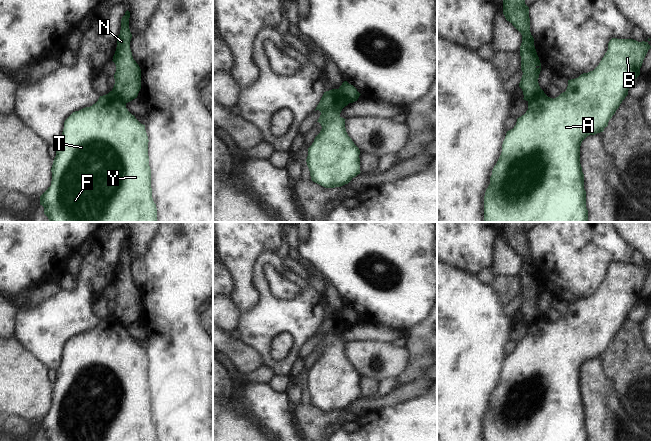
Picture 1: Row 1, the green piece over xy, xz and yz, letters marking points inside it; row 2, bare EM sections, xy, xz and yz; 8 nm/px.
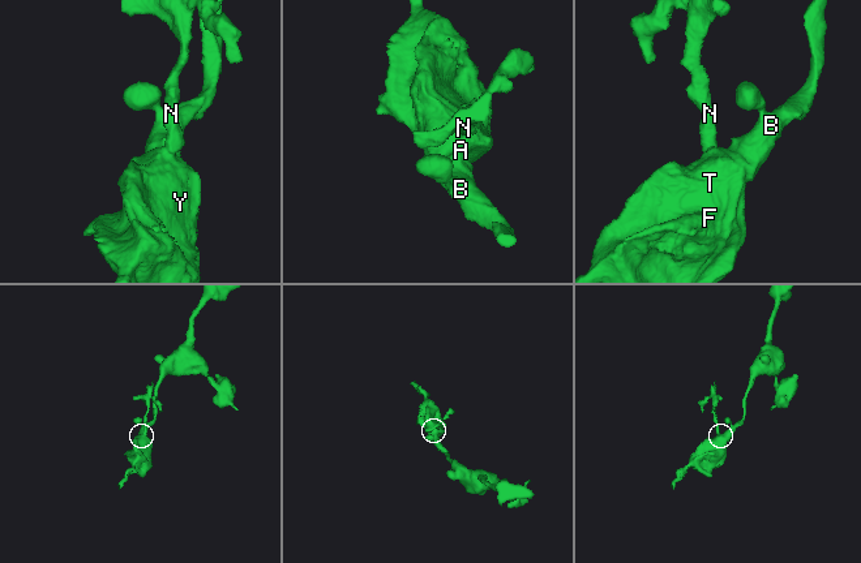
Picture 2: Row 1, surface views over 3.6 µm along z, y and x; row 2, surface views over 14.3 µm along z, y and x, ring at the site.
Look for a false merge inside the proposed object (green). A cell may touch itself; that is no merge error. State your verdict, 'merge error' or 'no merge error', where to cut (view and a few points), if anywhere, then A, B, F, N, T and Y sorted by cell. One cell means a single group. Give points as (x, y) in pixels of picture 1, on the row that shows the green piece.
merge error | xy (112, 90), (125, 103) | A B F T Y / N

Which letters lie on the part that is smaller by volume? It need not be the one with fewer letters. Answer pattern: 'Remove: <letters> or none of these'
Remove: N

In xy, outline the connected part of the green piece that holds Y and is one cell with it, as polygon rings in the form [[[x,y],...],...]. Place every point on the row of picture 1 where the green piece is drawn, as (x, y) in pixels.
[[[113,91],[90,107],[73,112],[64,122],[51,168],[51,186],[40,196],[49,222],[157,222],[152,198],[148,136],[141,124]]]

